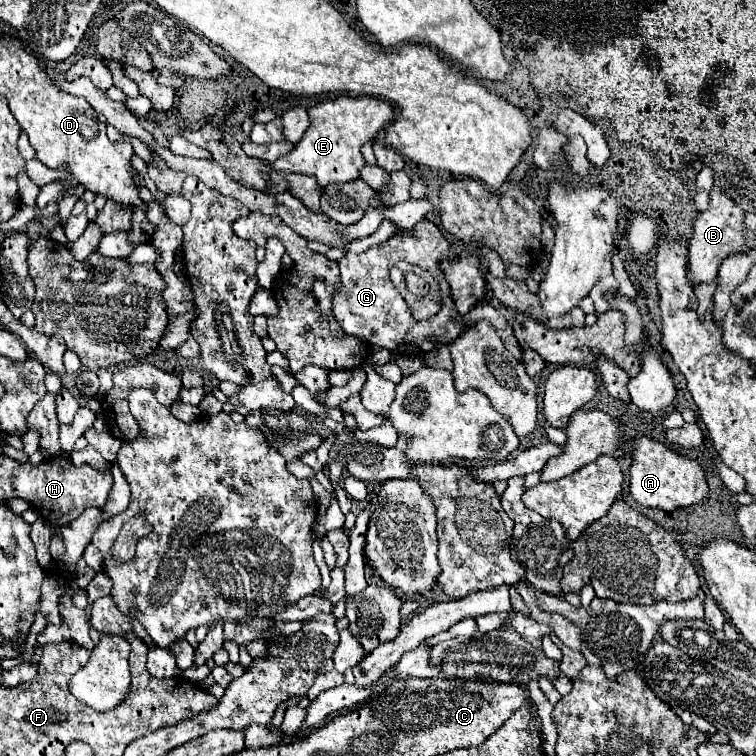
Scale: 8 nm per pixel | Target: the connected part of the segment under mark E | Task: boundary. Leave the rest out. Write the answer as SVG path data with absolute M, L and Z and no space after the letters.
M340 96L336 100L322 100L316 106L308 108L310 126L304 132L302 140L288 152L278 158L272 168L282 172L300 172L314 176L318 186L324 188L328 184L344 184L358 178L358 170L366 164L360 148L374 140L378 130L392 122L394 110L388 102L378 98L348 98Z

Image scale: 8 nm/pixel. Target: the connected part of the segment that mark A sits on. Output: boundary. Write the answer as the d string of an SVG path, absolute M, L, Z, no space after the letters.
M636 436L630 454L630 496L638 504L670 512L676 508L698 504L706 496L708 484L704 478L704 470L694 460L688 460L670 446L664 446L646 436Z

